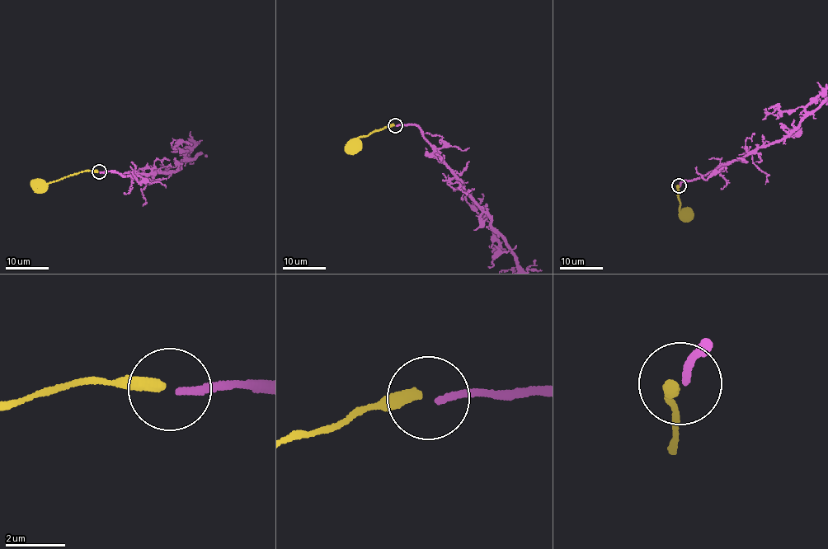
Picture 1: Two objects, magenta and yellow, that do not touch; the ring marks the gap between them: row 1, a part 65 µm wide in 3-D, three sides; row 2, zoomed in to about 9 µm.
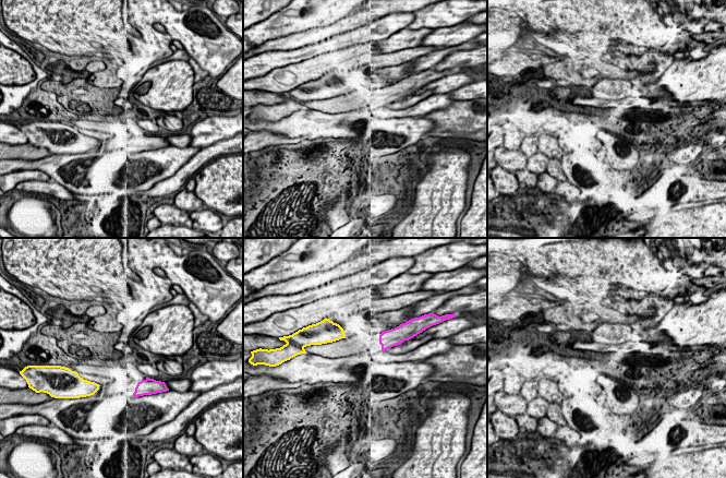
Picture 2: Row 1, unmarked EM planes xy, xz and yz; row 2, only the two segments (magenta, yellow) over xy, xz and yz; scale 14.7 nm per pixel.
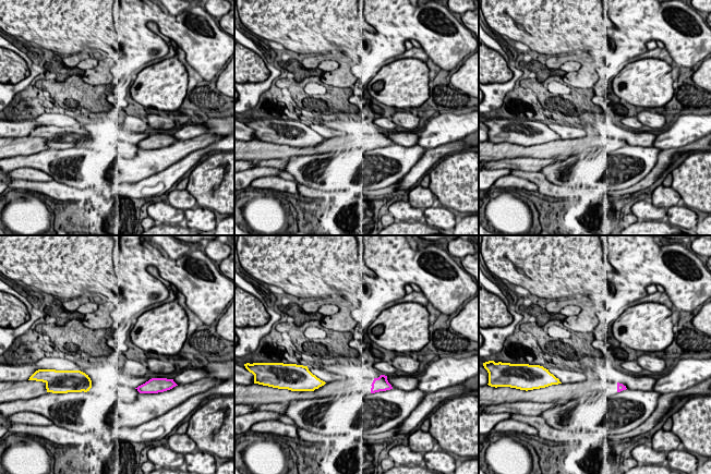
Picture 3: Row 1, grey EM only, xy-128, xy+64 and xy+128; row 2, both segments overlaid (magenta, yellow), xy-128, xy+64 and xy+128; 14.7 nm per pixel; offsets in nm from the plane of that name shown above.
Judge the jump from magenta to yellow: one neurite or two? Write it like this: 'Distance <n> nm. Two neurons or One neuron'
Distance 500 nm. Two neurons

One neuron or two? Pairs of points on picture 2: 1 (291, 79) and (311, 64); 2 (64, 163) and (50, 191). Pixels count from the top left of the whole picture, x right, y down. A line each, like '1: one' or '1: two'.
1: one
2: two

